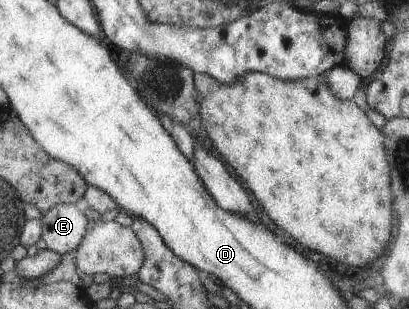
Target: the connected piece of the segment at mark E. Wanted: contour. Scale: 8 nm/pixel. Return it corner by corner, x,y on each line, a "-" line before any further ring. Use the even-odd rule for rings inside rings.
75,203
57,204
42,213
40,220
47,248
63,256
73,254
80,246
89,223
86,214

